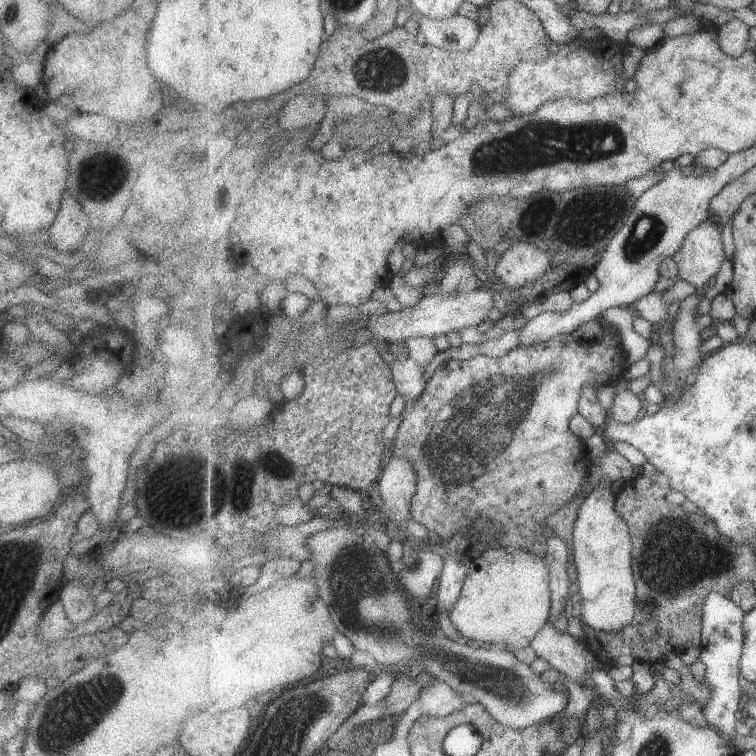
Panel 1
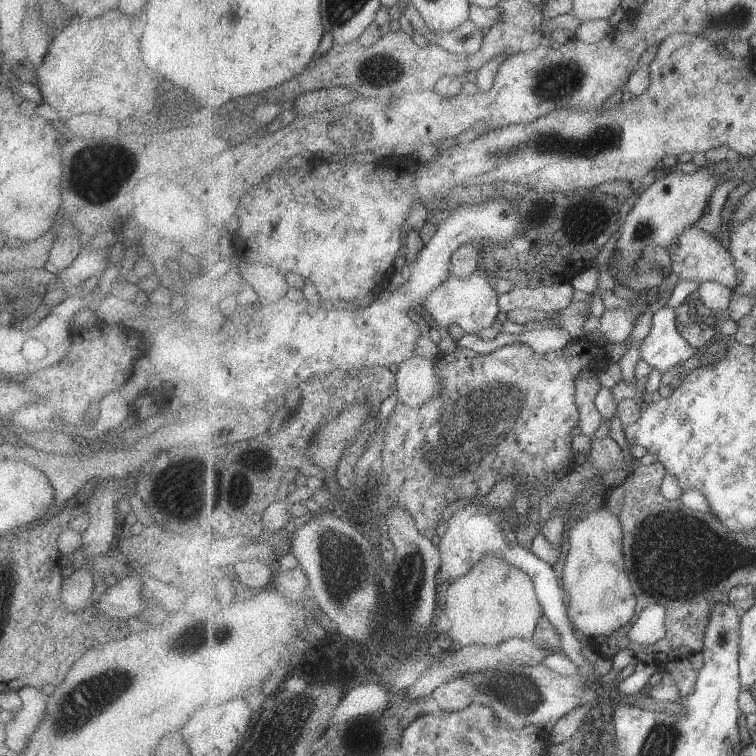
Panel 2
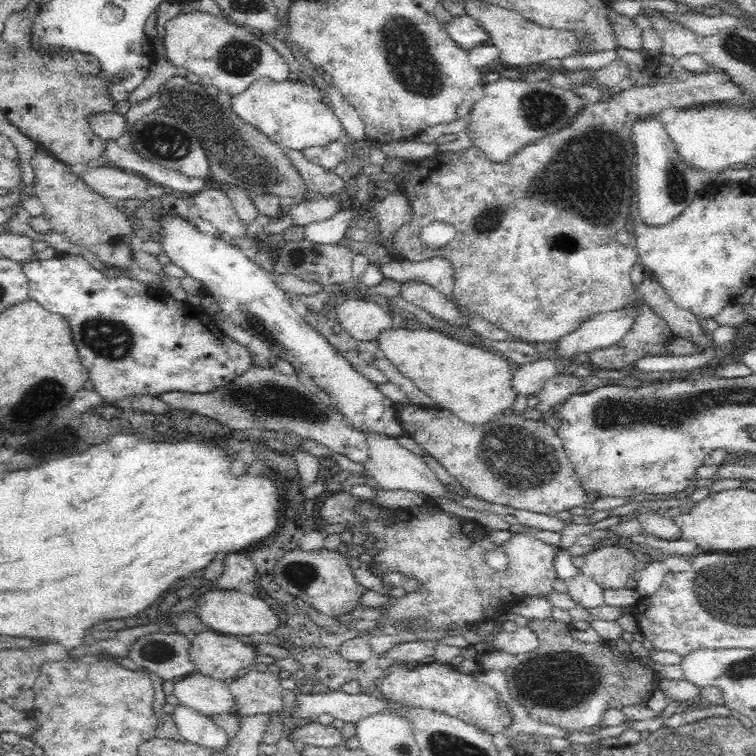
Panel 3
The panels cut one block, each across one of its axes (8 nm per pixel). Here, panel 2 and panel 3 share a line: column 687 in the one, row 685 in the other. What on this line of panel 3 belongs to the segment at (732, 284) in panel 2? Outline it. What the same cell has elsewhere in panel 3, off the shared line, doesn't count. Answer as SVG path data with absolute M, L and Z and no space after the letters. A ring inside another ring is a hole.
M251 668L231 680L229 687L235 696L235 705L228 713L235 717L283 711L280 678L269 670L263 673Z

